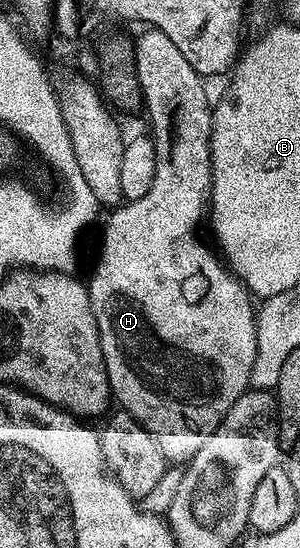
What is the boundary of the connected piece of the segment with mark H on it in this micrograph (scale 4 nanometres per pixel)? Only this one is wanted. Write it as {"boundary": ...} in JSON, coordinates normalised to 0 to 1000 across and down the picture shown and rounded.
{"boundary":[[[490,49],[463,62],[460,73],[443,75],[447,126],[460,142],[460,155],[473,166],[480,204],[500,210],[497,246],[513,257],[520,274],[520,318],[507,325],[507,339],[493,339],[493,354],[450,365],[423,365],[383,378],[380,387],[353,401],[340,416],[340,447],[327,453],[327,476],[300,496],[293,524],[300,527],[300,549],[307,551],[307,573],[320,573],[320,595],[333,602],[333,631],[353,662],[353,681],[367,699],[367,721],[387,732],[403,750],[430,755],[507,799],[520,803],[520,814],[533,814],[533,828],[570,849],[617,849],[707,799],[720,777],[773,748],[787,726],[810,723],[833,708],[833,684],[840,668],[853,661],[853,562],[833,557],[837,535],[790,502],[733,473],[730,462],[710,451],[697,453],[667,432],[657,431],[660,414],[673,400],[690,400],[693,374],[700,372],[700,341],[707,339],[707,288],[700,286],[700,206],[707,203],[707,181],[687,170],[677,141],[663,139],[640,120],[600,99],[600,89],[573,78],[573,69],[533,55]]]}

